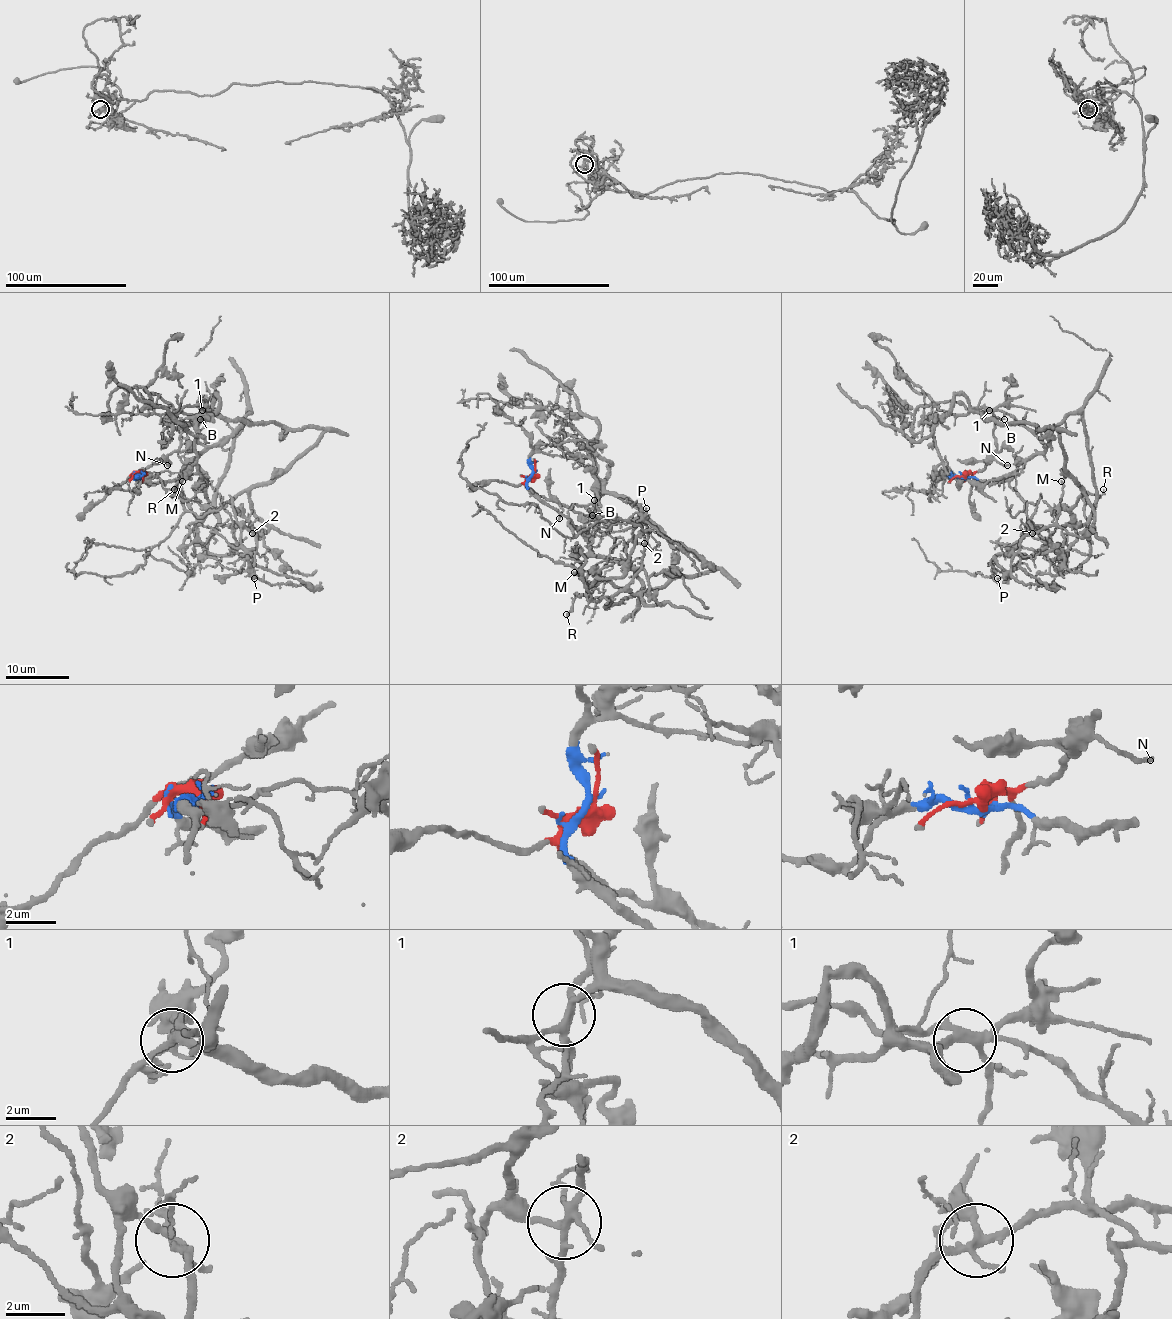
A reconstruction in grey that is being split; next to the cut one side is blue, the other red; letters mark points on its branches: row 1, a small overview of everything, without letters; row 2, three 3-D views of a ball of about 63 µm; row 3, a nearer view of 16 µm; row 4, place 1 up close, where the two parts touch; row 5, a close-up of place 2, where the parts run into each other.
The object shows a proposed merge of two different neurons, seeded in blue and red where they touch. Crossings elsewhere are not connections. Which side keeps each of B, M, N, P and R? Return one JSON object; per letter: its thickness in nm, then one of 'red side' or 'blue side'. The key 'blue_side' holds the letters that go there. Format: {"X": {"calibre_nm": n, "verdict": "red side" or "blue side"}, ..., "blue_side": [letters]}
{"B": {"calibre_nm": 150, "verdict": "red side"}, "M": {"calibre_nm": 170, "verdict": "red side"}, "N": {"calibre_nm": 200, "verdict": "red side"}, "P": {"calibre_nm": 110, "verdict": "blue side"}, "R": {"calibre_nm": 130, "verdict": "blue side"}, "blue_side": ["P", "R"]}

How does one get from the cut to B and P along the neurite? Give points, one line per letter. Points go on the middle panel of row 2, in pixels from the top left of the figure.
B: (533, 474), (527, 485), (541, 496), (554, 498), (570, 508), (573, 504), (584, 506), (592, 516)
P: (531, 474), (527, 485), (595, 555), (621, 559), (642, 581), (635, 595), (610, 607), (640, 568), (646, 508)

